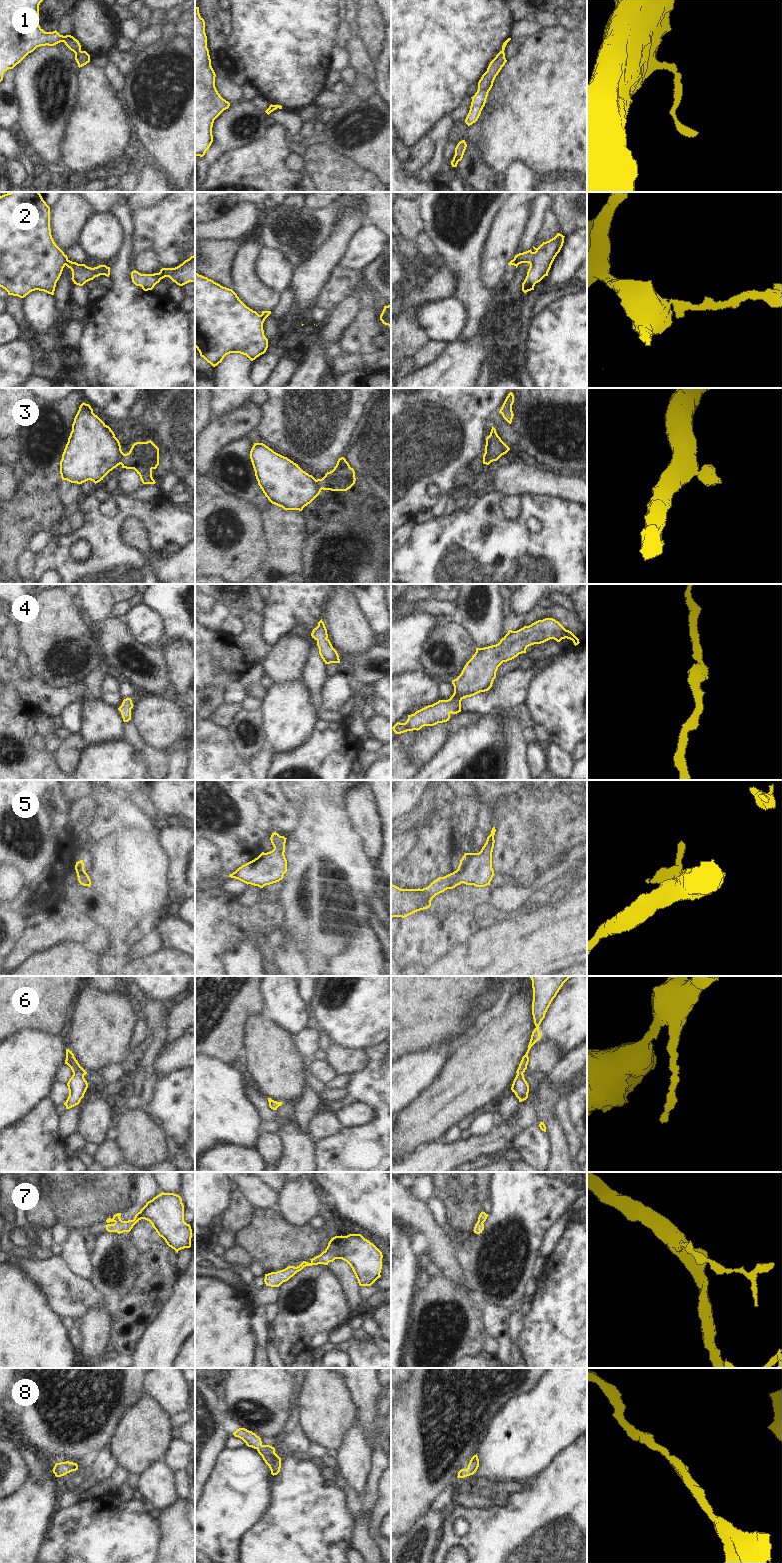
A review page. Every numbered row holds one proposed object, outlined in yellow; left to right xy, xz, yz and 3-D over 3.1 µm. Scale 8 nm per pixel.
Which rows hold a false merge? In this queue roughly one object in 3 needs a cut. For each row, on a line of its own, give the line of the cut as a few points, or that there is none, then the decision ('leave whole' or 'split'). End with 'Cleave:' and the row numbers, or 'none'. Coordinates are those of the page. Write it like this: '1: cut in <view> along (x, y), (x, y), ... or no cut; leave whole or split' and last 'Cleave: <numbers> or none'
1: no cut; leave whole
2: cut in xy along (67, 259), (64, 264); split
3: cut in xy along (123, 453), (119, 463); split
4: no cut; leave whole
5: no cut; leave whole
6: no cut; leave whole
7: cut in xy along (121, 1220), (115, 1223); split
8: no cut; leave whole
Cleave: 2, 3, 7

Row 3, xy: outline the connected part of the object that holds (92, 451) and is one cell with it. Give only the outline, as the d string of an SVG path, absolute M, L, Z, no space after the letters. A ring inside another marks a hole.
M82 403L74 418L72 431L60 461L60 474L62 480L82 484L88 480L95 484L114 468L120 465L123 454L119 440L114 432L97 415L89 404Z

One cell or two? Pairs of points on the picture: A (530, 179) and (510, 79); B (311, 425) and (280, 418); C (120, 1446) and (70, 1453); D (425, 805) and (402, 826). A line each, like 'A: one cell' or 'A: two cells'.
A: two cells
B: one cell
C: two cells
D: one cell

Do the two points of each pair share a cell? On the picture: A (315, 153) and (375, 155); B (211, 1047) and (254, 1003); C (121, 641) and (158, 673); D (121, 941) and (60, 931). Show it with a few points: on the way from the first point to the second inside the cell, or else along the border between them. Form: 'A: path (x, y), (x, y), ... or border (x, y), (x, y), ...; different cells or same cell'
A: border (321, 141), (337, 152), (350, 157), (360, 166); different cells
B: path (220, 1036), (243, 1013); same cell
C: path (131, 644), (153, 663); same cell
D: path (106, 941), (98, 941), (83, 931), (75, 931); same cell

